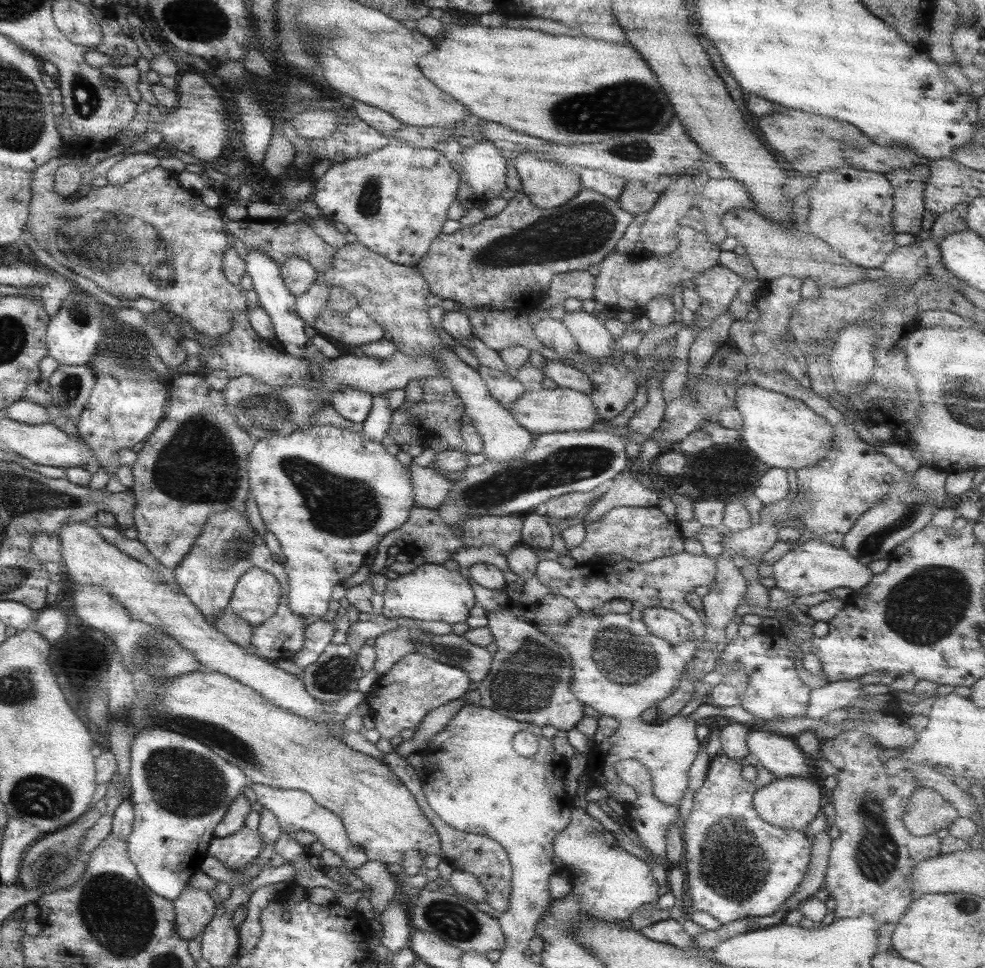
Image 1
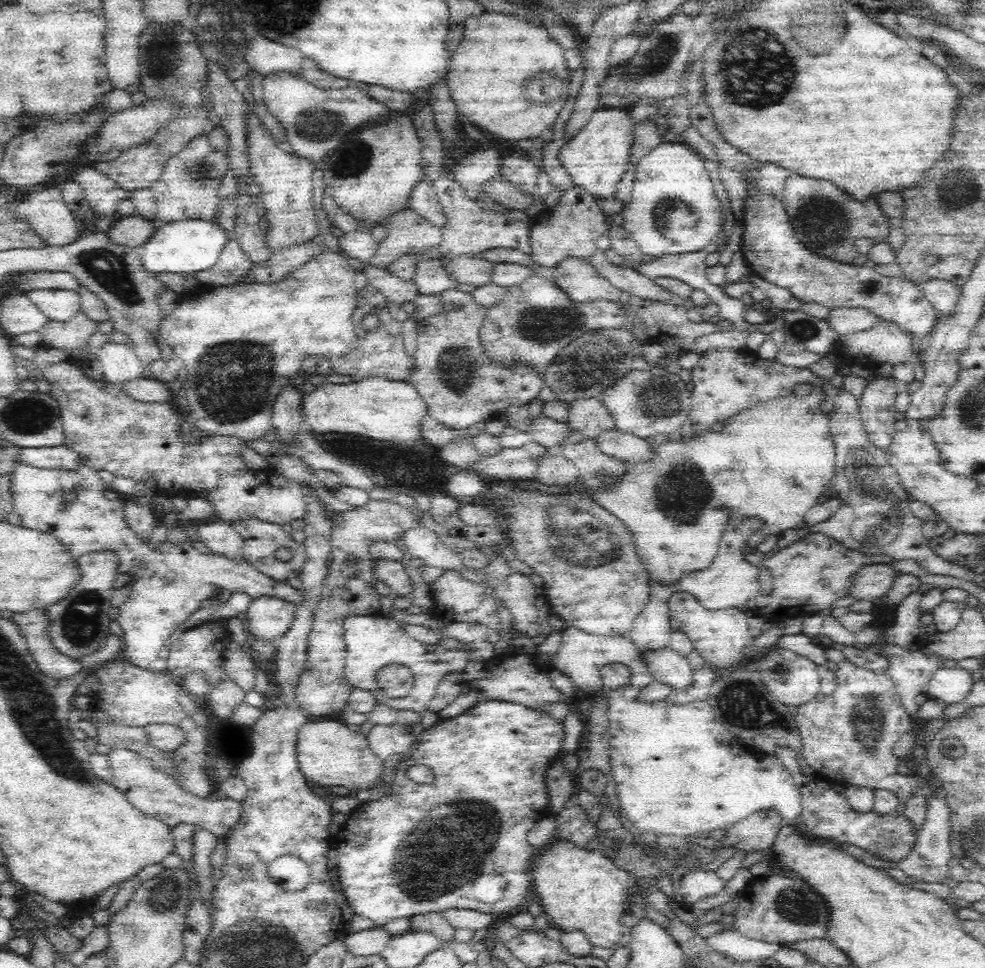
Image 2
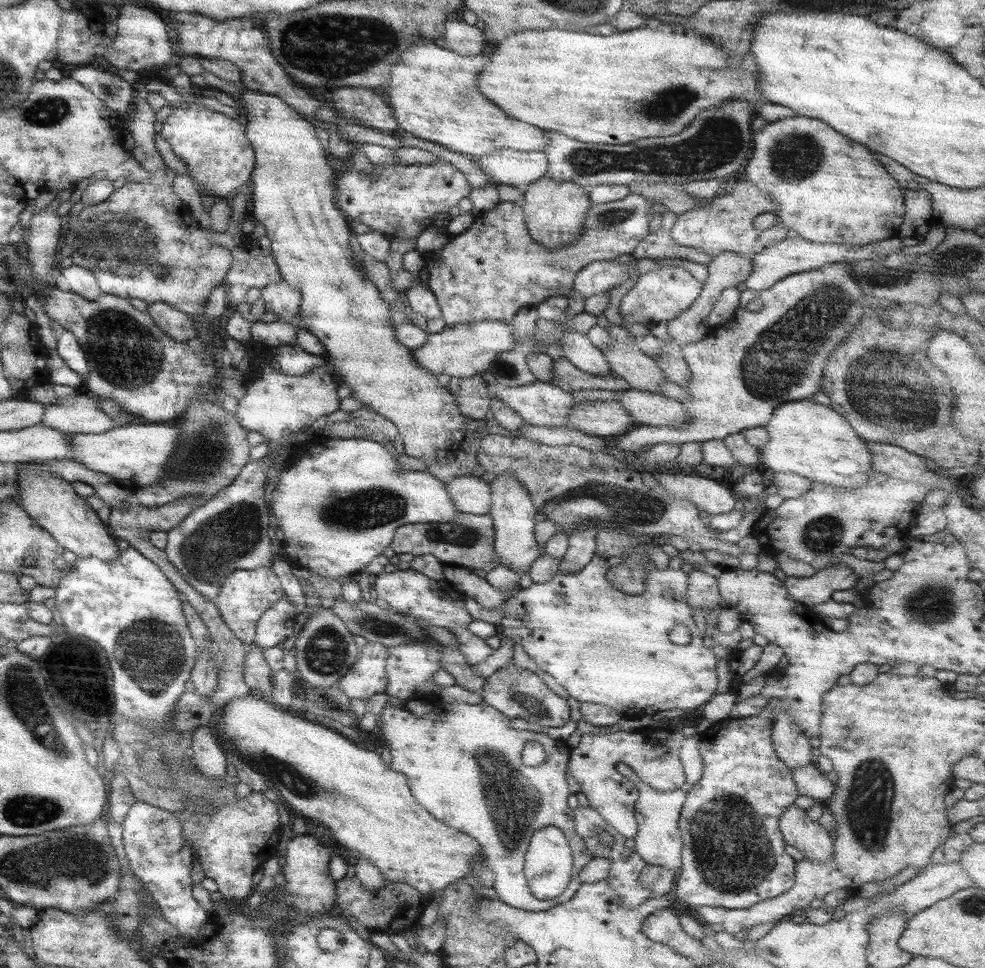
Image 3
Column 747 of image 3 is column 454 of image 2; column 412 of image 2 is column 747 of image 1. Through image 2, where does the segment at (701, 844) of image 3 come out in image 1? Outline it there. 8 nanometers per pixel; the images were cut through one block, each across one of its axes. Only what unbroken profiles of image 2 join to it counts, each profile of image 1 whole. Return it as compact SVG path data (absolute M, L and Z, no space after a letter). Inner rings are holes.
M749 751L739 758L727 758L722 752L716 754L708 764L701 786L694 792L689 815L685 820L680 820L684 844L680 867L684 871L684 890L691 899L691 910L708 914L721 925L743 917L773 914L792 895L805 874L810 853L810 841L805 832L790 833L767 824L753 811L753 793L775 779L776 776L765 770ZM743 766L755 767L757 775L754 781L741 778Z

